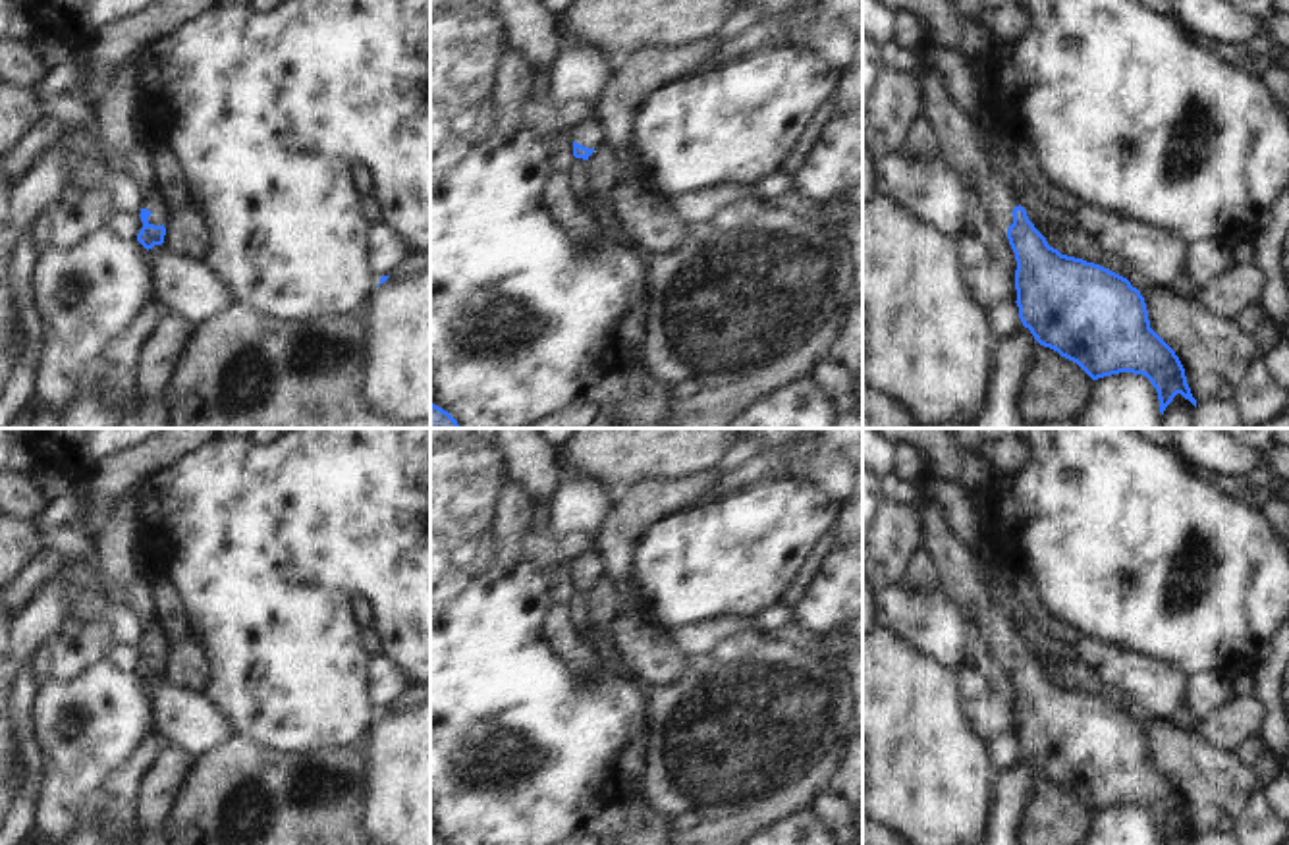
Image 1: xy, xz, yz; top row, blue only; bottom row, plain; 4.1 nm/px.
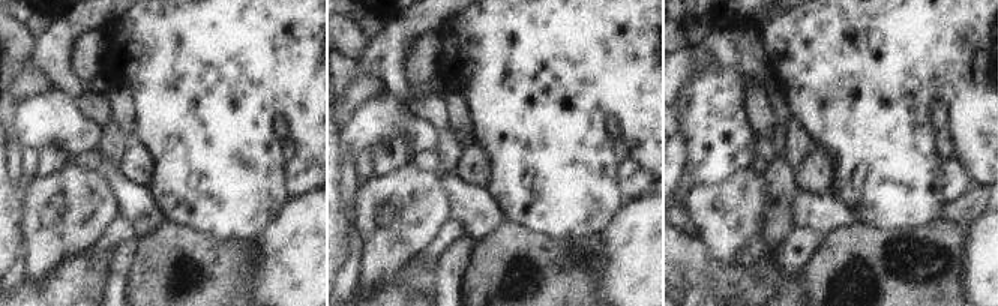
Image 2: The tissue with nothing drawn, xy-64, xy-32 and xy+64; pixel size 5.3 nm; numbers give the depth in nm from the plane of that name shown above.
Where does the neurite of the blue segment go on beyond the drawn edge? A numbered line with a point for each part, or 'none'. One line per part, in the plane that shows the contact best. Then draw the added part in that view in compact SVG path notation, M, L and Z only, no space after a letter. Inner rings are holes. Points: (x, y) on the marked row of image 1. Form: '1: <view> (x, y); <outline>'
1: xy (151, 199); M156 185L141 193L141 208L151 210L149 224L162 226L166 218L164 199Z

